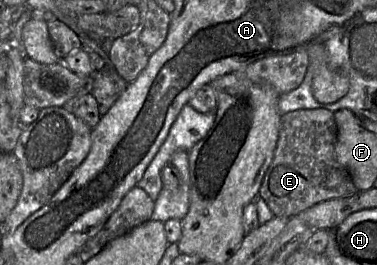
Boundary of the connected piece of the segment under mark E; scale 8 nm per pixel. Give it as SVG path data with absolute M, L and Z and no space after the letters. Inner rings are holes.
M299 109L281 115L274 157L258 194L274 216L291 218L323 201L350 197L359 192L348 170L336 160L336 139L337 128L332 111Z

